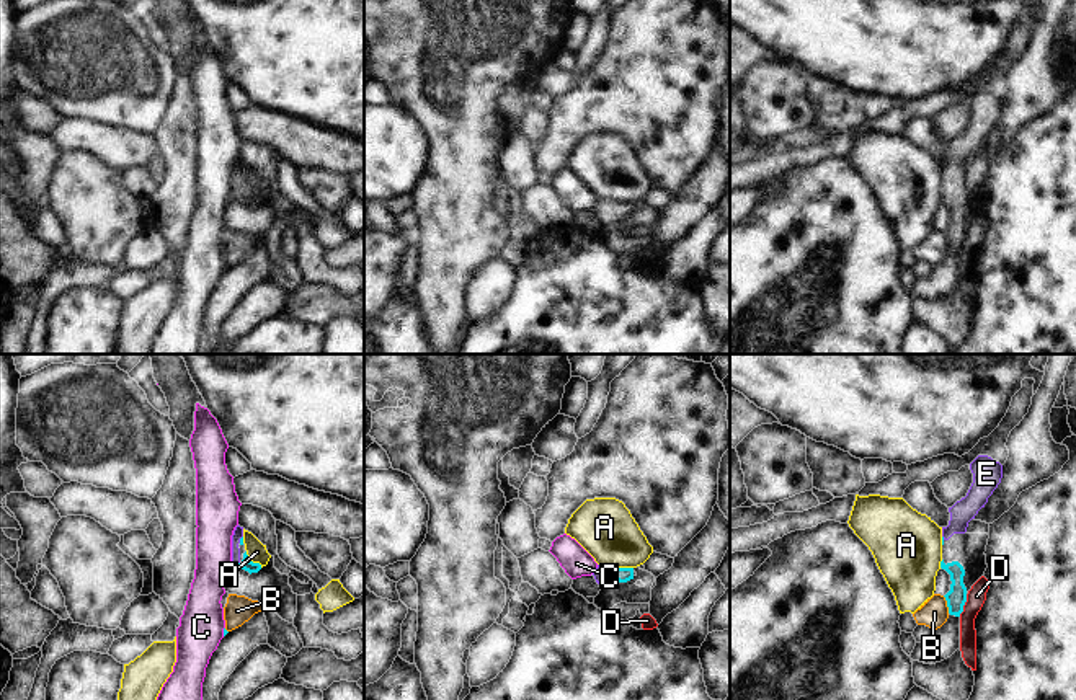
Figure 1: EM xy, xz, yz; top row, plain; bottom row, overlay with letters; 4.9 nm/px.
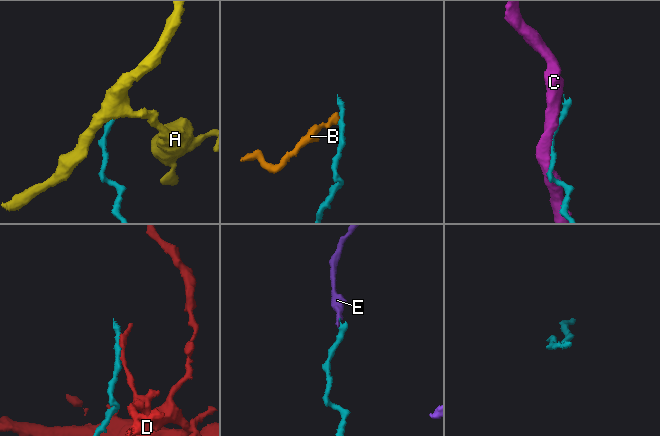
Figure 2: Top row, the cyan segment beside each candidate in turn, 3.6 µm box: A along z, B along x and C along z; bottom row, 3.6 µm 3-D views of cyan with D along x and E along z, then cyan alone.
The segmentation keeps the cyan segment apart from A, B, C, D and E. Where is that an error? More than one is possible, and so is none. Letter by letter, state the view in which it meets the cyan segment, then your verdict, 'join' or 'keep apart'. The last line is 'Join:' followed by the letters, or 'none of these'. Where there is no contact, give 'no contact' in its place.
A: xz | keep apart
B: yz | keep apart
C: xy | keep apart
D: yz | keep apart
E: xy | join
Join: E

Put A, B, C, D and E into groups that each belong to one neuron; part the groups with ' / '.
A / B / C / D / E

